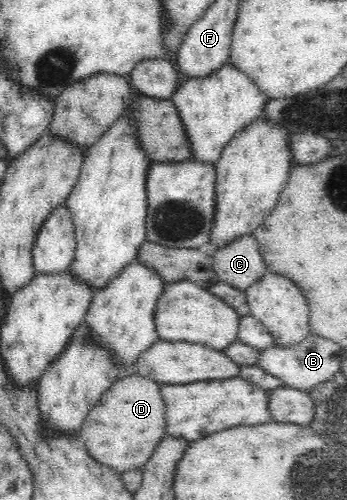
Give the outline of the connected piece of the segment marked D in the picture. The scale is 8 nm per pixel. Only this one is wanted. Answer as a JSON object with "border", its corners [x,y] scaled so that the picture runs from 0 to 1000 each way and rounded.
{"border":[[[378,746],[323,768],[262,816],[228,866],[248,902],[277,924],[340,948],[412,940],[478,868],[476,808],[455,772],[441,760]]]}

